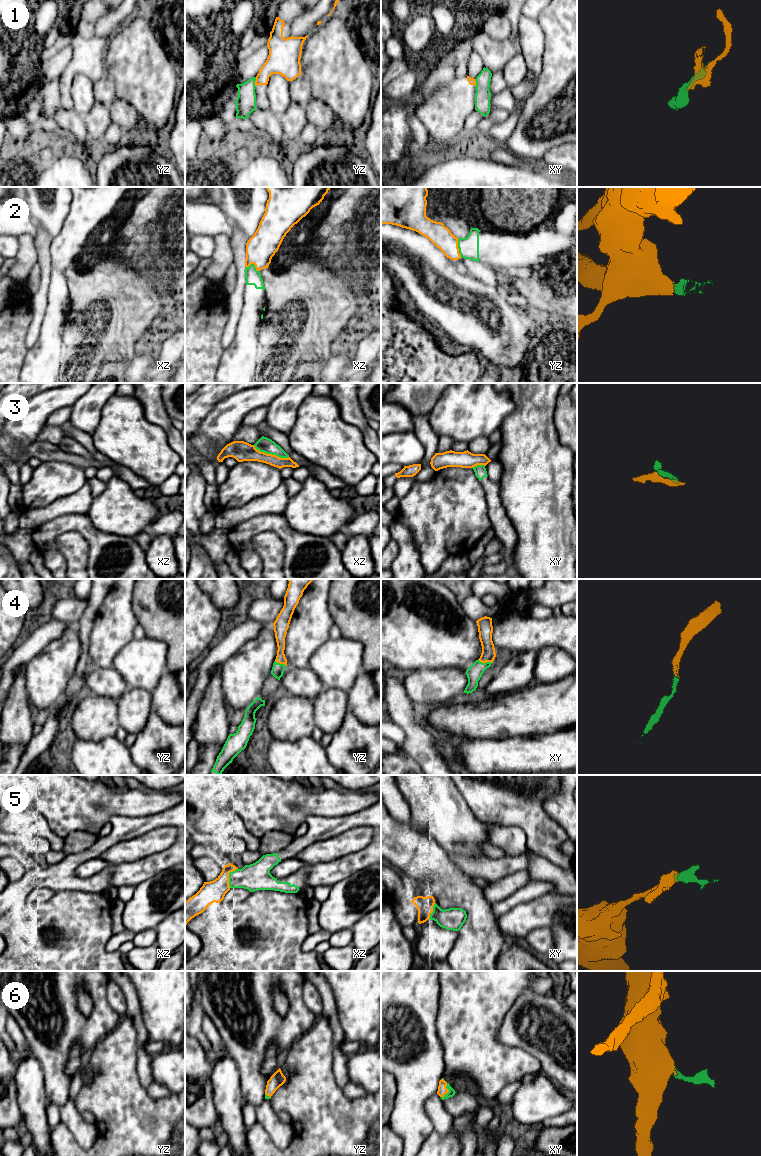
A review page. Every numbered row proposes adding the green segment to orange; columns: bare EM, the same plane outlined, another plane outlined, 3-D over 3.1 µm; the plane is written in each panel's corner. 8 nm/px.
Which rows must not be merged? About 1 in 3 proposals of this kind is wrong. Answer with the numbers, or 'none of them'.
1, 3

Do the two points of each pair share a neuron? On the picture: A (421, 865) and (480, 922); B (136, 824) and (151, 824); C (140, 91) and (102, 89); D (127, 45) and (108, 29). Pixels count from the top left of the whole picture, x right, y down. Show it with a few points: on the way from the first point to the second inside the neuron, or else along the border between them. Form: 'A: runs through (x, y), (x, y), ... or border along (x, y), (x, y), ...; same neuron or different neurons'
A: runs through (438, 874), (471, 905); same neuron
B: runs through (140, 824), (147, 824); same neuron
C: border along (105, 73), (114, 83), (115, 94), (132, 106); different neurons
D: border along (121, 25), (112, 35); different neurons

